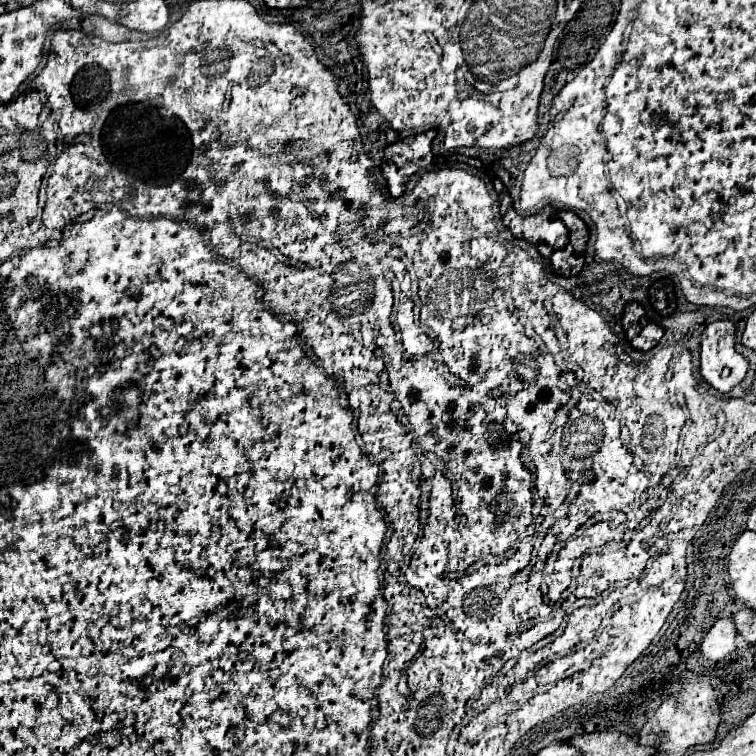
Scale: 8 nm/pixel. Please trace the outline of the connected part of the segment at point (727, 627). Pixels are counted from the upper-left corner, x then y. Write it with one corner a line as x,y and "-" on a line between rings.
729,618
717,620
699,644
699,654
707,660
723,660
735,650
735,624

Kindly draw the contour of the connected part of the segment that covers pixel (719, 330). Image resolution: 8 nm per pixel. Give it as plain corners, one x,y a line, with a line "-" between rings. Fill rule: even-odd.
717,320
701,334
701,376
719,392
729,392
747,374
749,362
735,352
735,324

